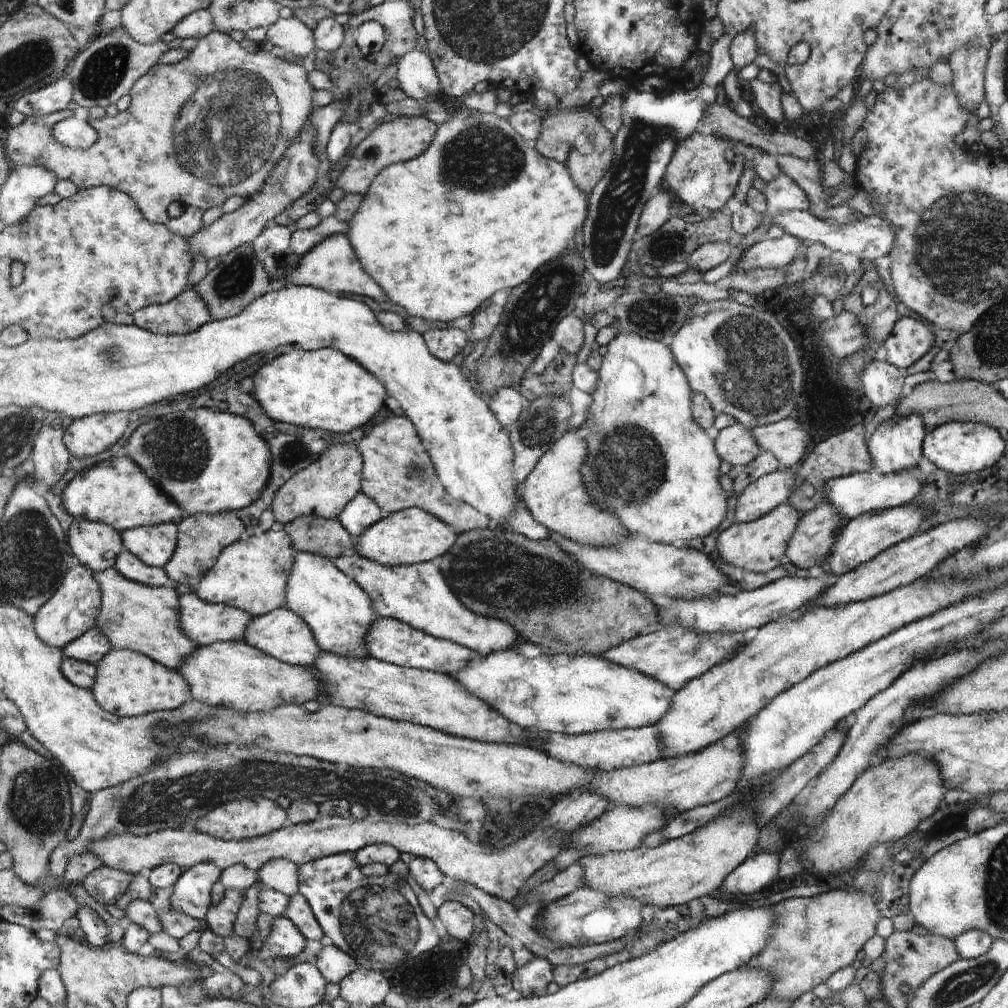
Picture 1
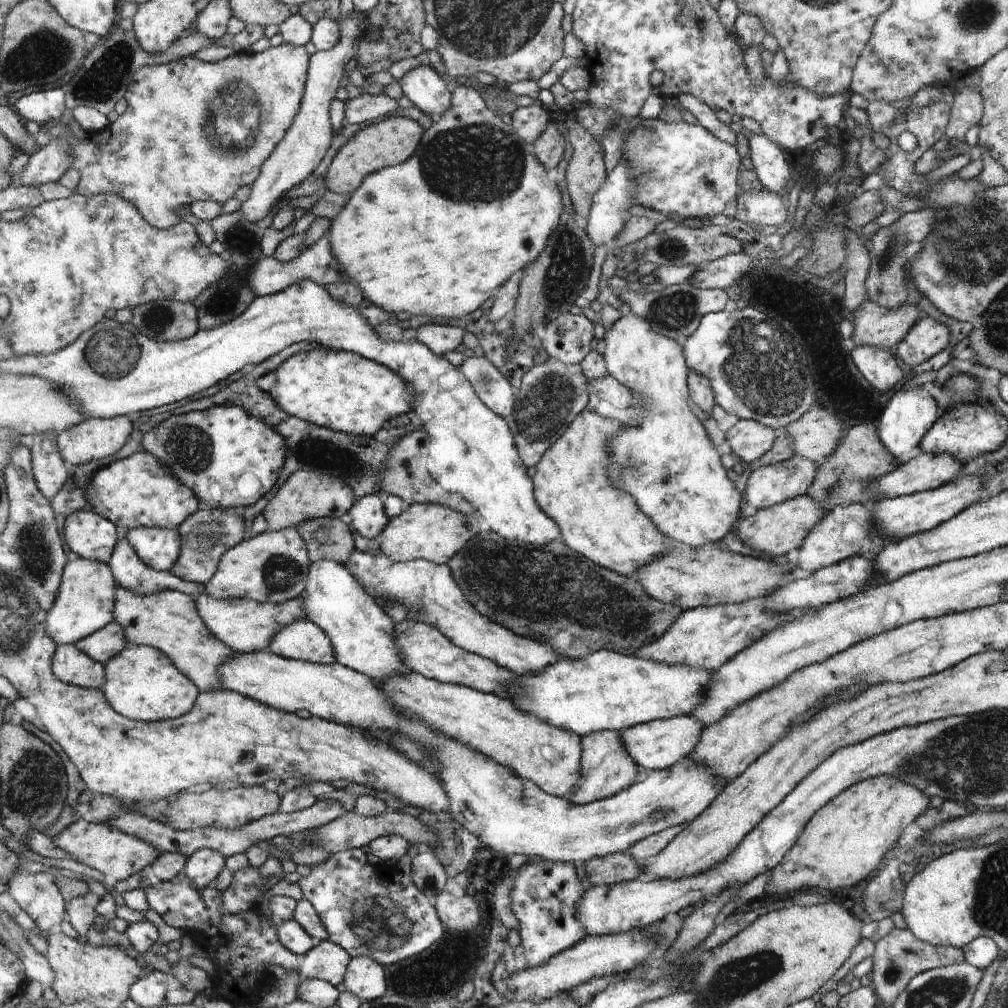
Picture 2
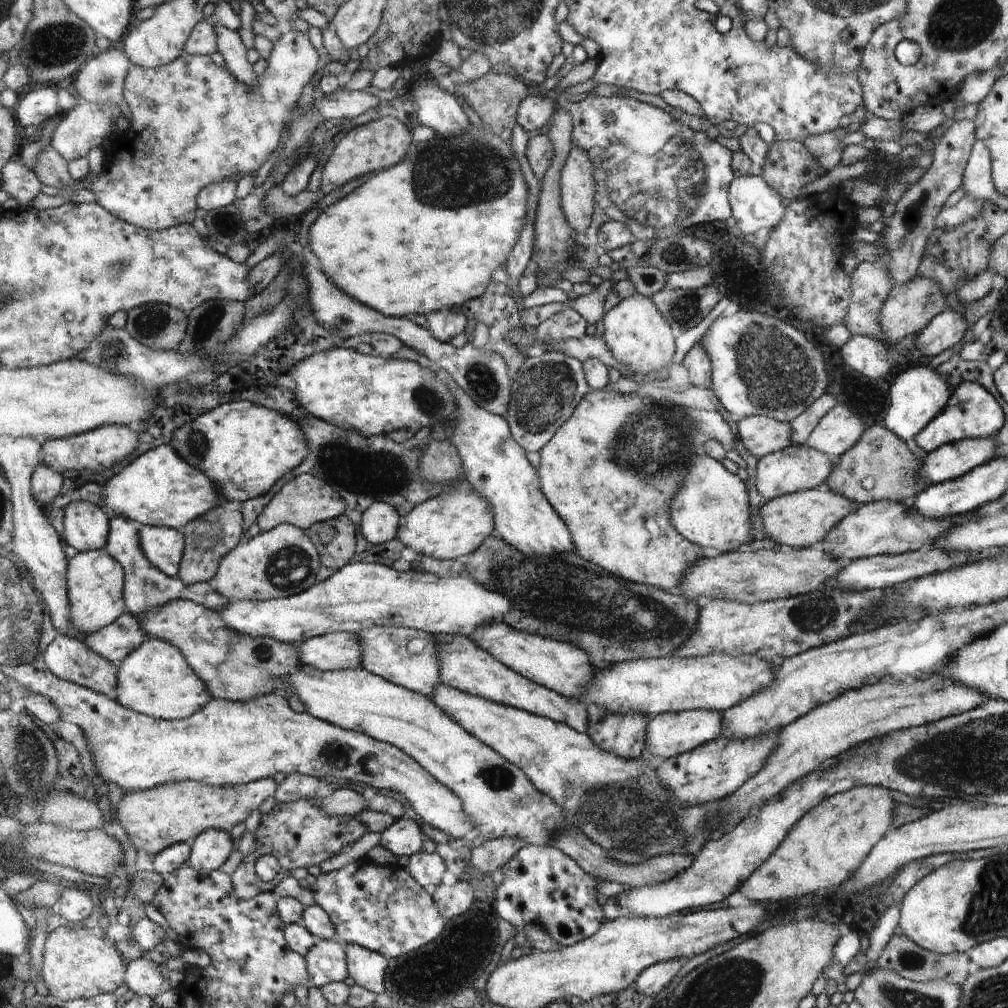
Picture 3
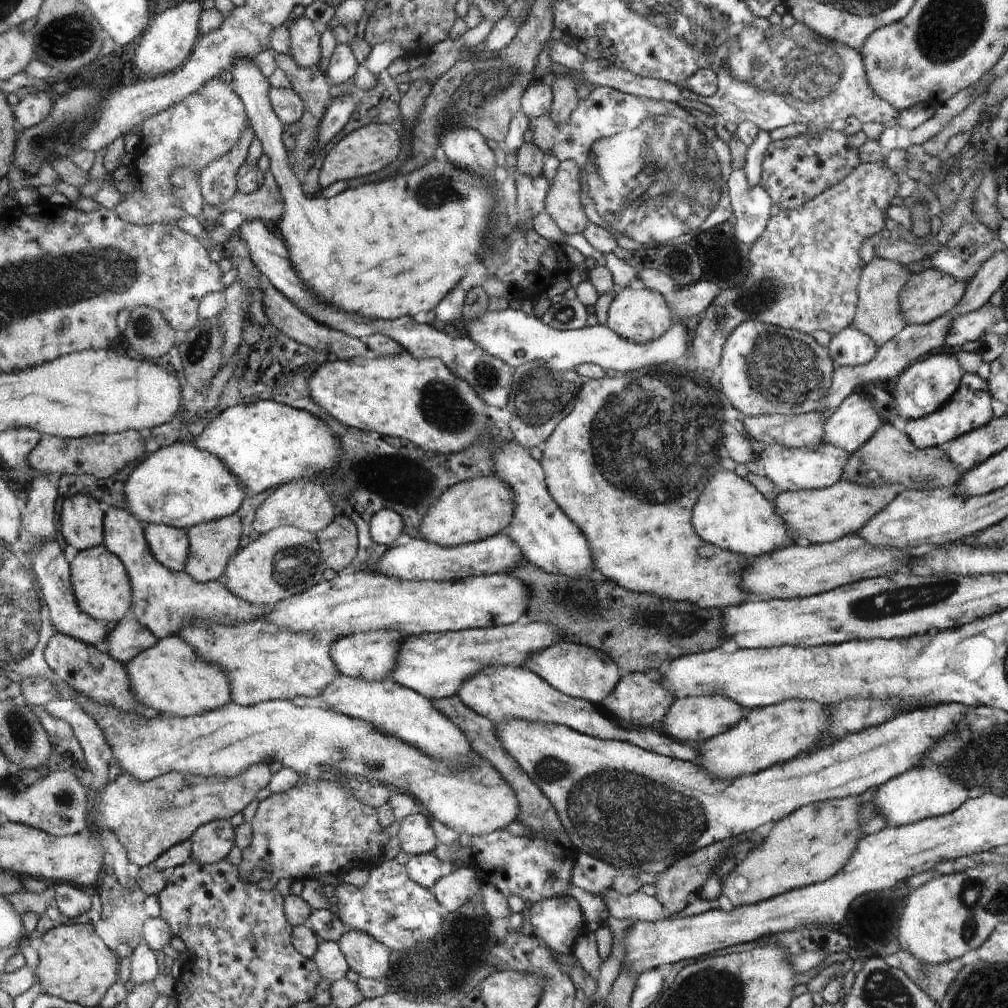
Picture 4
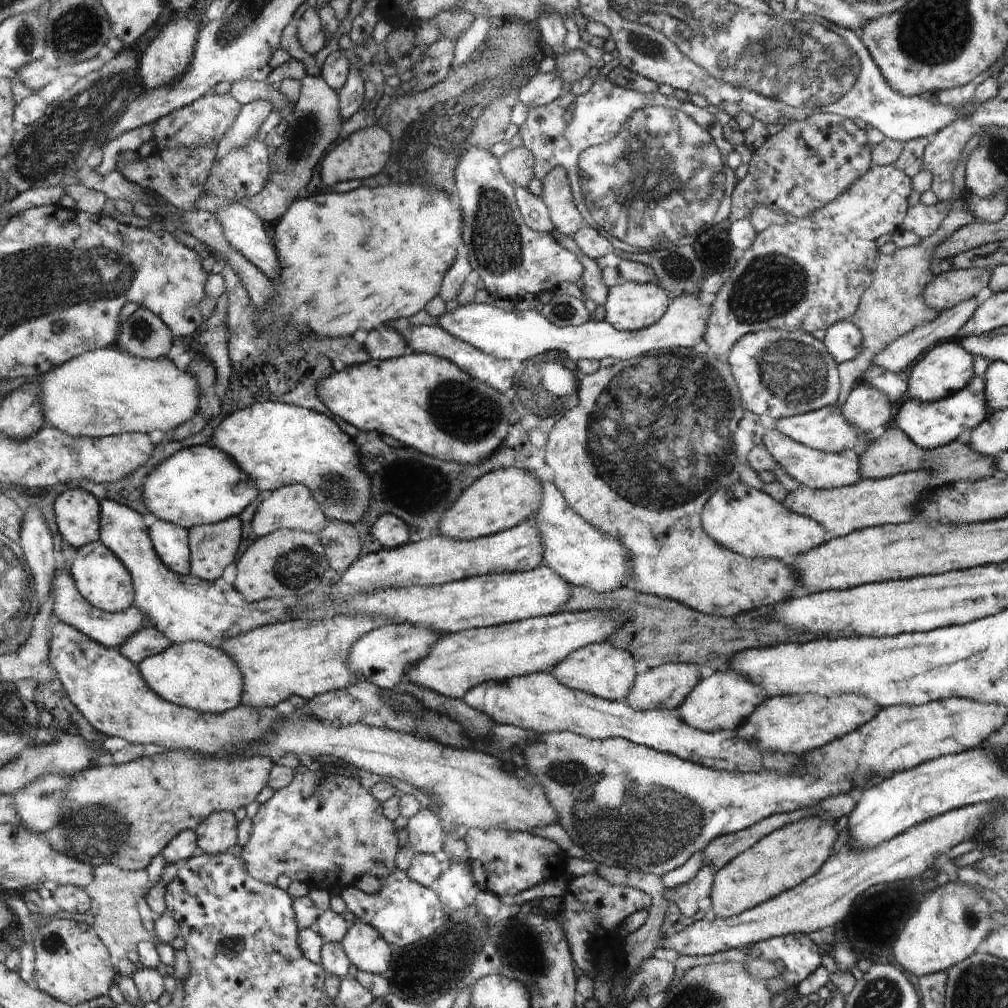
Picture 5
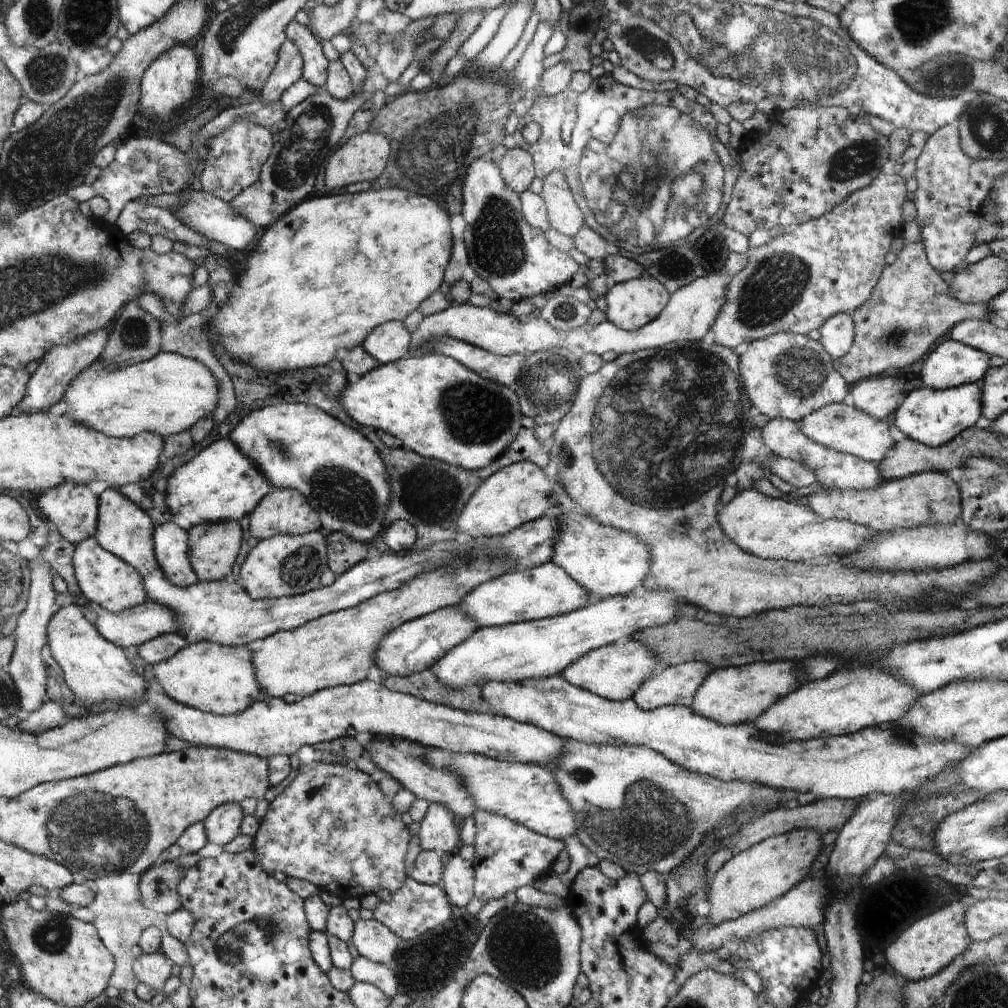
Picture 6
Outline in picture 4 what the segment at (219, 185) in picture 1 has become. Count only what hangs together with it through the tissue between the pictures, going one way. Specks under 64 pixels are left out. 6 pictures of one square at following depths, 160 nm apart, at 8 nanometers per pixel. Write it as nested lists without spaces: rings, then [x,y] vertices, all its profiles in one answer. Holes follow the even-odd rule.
[[[297,16],[286,27],[286,31],[290,40],[286,51],[299,67],[310,67],[320,60],[320,36],[312,20]],[[222,78],[220,79],[212,79],[210,82],[204,83],[204,86],[201,86],[198,90],[196,90],[196,92],[193,95],[190,95],[188,98],[185,98],[182,102],[176,103],[174,106],[168,107],[166,110],[163,110],[162,112],[156,113],[155,115],[153,115],[152,117],[150,117],[149,119],[144,120],[144,124],[143,124],[143,130],[142,130],[142,143],[141,143],[141,147],[140,149],[143,152],[144,155],[144,182],[142,182],[142,184],[139,184],[139,186],[136,186],[136,182],[134,182],[135,184],[135,191],[133,193],[128,193],[128,194],[123,194],[123,201],[117,206],[116,208],[116,212],[124,219],[127,220],[128,222],[134,223],[134,224],[139,224],[139,225],[151,225],[151,224],[171,224],[174,225],[175,222],[182,216],[182,215],[186,215],[184,212],[184,209],[180,206],[180,201],[177,199],[177,197],[175,196],[175,194],[173,193],[173,182],[171,181],[171,172],[176,168],[176,167],[190,167],[192,170],[195,170],[197,173],[200,172],[204,167],[207,166],[207,164],[210,164],[212,162],[212,160],[217,159],[220,155],[223,155],[225,152],[228,152],[230,150],[232,150],[232,148],[234,148],[235,144],[237,142],[239,142],[239,138],[242,136],[243,134],[243,130],[250,125],[250,121],[248,120],[247,117],[247,113],[246,113],[246,106],[243,104],[243,101],[240,100],[240,97],[237,95],[237,93],[235,92],[235,89],[233,86],[228,86],[224,83],[224,80]]]

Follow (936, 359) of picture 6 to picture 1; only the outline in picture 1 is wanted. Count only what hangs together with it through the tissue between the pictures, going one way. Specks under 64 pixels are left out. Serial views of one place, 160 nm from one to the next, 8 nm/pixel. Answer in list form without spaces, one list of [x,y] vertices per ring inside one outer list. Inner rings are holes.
[[[918,413],[897,419],[887,419],[880,423],[870,436],[870,444],[868,444],[875,471],[886,474],[918,467],[920,459],[924,457],[923,440],[926,438],[927,431],[928,428]]]

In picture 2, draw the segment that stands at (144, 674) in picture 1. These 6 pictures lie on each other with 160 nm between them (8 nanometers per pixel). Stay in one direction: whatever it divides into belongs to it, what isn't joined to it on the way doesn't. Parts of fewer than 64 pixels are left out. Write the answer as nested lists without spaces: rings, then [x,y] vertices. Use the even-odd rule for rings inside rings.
[[[136,645],[127,648],[118,656],[115,656],[107,665],[107,686],[103,691],[107,694],[108,700],[115,706],[118,712],[139,721],[161,721],[168,719],[178,719],[179,716],[186,715],[198,702],[199,687],[188,676],[179,671],[166,653],[159,648],[152,646]]]

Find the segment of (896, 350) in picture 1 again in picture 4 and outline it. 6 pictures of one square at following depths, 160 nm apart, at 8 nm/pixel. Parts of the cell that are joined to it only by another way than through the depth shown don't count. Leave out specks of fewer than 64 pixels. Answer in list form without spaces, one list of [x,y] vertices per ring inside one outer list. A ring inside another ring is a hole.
[[[990,303],[982,305],[978,310],[957,316],[948,331],[945,344],[954,348],[954,346],[962,347],[966,343],[978,340],[990,324],[1002,318],[1003,310]]]

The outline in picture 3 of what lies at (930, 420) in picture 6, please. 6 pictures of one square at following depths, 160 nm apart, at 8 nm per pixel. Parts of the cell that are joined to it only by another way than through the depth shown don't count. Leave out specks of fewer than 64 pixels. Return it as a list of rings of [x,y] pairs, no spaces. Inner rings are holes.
[[[962,381],[951,394],[950,402],[943,412],[928,423],[915,440],[924,452],[929,453],[942,447],[944,443],[956,442],[958,439],[995,436],[1002,428],[1004,419],[1002,407],[986,388],[976,381]]]

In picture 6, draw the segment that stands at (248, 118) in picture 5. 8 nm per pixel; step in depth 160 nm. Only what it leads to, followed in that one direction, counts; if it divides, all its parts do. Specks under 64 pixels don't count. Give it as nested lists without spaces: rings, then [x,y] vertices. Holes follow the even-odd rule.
[[[287,38],[280,46],[270,79],[260,91],[263,100],[278,100],[282,93],[303,76],[303,58],[297,44]]]

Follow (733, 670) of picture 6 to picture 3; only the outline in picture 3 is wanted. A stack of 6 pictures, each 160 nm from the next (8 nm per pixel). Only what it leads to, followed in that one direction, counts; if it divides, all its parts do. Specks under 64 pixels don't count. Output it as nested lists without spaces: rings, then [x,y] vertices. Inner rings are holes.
[[[694,709],[691,711],[660,713],[649,718],[647,743],[650,751],[658,756],[670,758],[682,753],[694,751],[704,743],[711,743],[724,732],[724,716],[722,711]]]

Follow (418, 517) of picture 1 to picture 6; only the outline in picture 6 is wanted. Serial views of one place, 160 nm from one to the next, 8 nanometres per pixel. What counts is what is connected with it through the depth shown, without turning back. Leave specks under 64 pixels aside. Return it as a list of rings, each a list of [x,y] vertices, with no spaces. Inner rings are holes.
[[[518,461],[495,472],[471,496],[464,512],[459,516],[461,538],[501,537],[523,524],[540,519],[554,512],[560,504],[554,493],[552,482],[544,471],[532,461]]]

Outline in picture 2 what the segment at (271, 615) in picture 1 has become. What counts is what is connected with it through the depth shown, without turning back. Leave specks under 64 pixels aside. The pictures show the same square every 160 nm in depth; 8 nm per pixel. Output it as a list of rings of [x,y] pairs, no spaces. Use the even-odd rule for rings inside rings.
[[[297,621],[285,627],[268,648],[287,659],[296,659],[331,665],[336,662],[331,640],[327,633],[312,621]]]

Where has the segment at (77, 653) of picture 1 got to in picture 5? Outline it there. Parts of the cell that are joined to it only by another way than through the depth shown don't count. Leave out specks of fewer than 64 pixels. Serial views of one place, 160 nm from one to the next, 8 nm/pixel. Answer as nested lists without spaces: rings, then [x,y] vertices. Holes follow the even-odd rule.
[[[146,627],[122,647],[122,652],[137,665],[152,655],[159,655],[174,644],[160,629]]]

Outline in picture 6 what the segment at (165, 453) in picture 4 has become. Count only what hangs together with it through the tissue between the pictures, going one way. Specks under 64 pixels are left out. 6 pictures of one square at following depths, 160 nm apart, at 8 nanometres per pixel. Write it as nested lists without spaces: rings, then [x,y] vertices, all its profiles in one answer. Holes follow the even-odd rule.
[[[220,439],[202,449],[168,478],[167,508],[173,515],[187,518],[191,526],[220,521],[239,522],[250,516],[270,494],[271,486],[264,472],[232,439]]]

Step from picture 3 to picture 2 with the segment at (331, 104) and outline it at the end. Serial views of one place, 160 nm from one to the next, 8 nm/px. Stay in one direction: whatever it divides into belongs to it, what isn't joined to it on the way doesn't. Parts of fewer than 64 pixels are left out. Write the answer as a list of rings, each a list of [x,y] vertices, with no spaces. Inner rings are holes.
[[[366,92],[345,101],[345,120],[352,124],[372,122],[380,116],[392,115],[398,108],[397,100],[387,95],[369,95]]]

